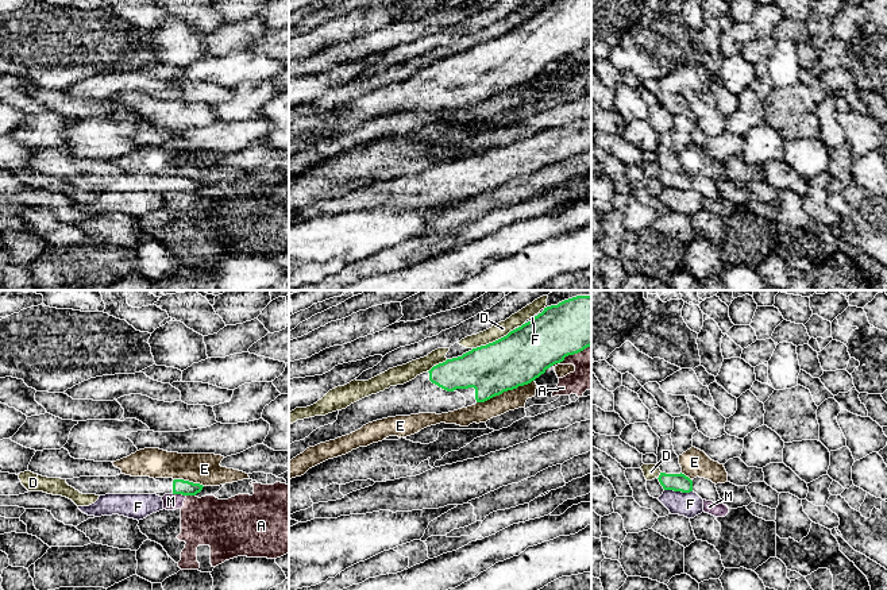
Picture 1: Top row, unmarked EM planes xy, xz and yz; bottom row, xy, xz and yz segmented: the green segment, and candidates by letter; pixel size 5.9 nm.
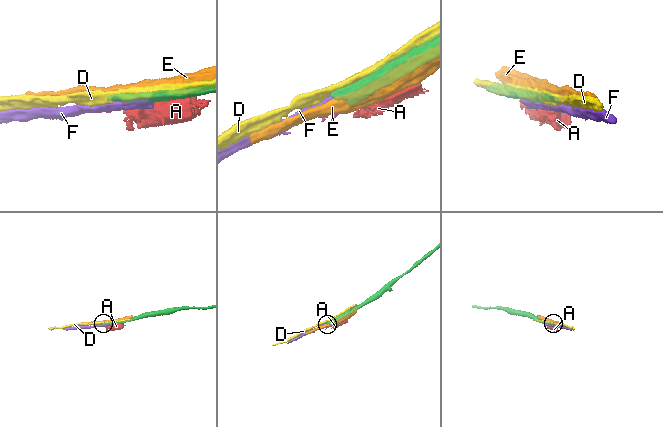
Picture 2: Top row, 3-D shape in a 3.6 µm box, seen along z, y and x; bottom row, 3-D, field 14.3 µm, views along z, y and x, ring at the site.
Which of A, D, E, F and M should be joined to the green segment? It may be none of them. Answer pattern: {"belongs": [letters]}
{"belongs": []}

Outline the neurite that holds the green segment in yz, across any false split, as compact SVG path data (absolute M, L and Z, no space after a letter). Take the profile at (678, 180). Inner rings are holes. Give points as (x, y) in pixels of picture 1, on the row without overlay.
M660 170L659 180L664 188L674 188L682 190L697 190L702 197L713 198L721 201L720 192L717 189L716 181L705 176L694 176L693 178L684 171L666 171Z

